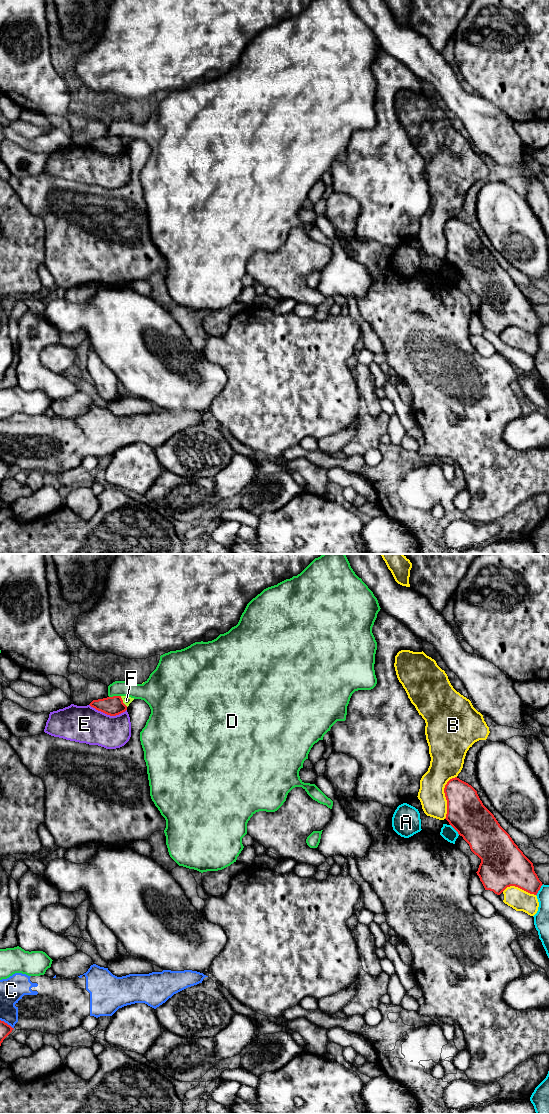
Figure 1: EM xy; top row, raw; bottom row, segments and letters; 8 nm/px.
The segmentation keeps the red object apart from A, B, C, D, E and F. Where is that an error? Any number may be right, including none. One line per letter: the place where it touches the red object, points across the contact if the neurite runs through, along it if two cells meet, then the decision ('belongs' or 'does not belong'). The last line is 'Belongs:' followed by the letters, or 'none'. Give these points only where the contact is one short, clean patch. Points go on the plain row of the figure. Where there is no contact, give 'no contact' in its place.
A: meets red in xy at (454, 268); does not belong
B: meets red in xy at (445, 236); does not belong
C: meets red in xy at (6, 463); does not belong
D: meets red in xy at (114, 136); does not belong
E: meets red in xy at (108, 154); border along xy (89, 144), (110, 155), (118, 155), (126, 150); does not belong
F: meets red in xy at (122, 141); border along xy (120, 136), (127, 146); does not belong
Belongs: none

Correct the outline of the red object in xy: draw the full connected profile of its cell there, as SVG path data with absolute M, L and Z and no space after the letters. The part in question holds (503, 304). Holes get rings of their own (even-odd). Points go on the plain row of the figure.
M455 217L447 222L444 233L447 240L445 259L469 284L471 291L481 299L476 313L485 330L500 335L507 327L515 326L537 335L543 324L534 311L533 303L500 266L494 255L483 245L477 231L468 223Z

